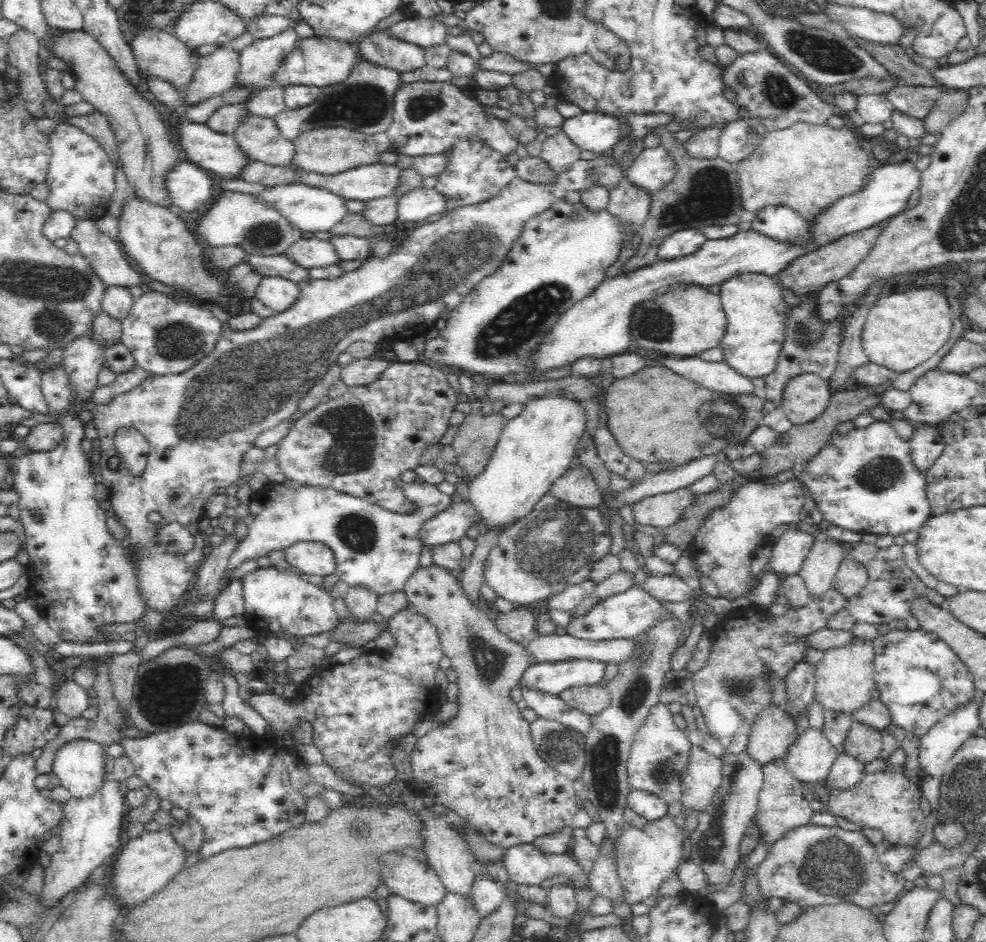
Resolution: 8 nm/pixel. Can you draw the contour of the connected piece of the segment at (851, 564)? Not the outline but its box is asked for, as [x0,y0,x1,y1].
[833,551,867,598]

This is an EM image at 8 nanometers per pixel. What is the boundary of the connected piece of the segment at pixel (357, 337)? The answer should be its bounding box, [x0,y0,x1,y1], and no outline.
[86,158,622,613]

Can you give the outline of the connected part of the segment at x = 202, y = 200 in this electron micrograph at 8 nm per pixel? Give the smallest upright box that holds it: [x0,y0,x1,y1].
[162,160,212,212]

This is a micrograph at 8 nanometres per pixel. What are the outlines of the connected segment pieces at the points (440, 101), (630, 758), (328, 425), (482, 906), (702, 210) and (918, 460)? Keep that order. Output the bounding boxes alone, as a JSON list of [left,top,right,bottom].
[[385,83,519,156],[626,705,689,804],[274,361,459,512],[470,864,504,918],[618,127,744,276],[908,425,945,472]]

